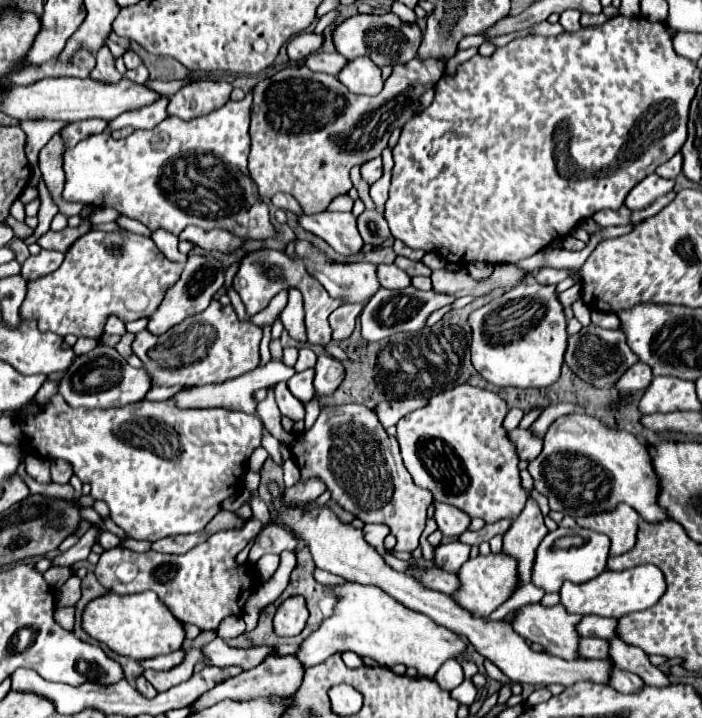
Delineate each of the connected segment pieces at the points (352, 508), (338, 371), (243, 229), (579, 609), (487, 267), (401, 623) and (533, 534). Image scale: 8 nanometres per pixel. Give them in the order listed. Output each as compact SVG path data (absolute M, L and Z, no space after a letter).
M270 394L258 404L256 414L276 440L288 444L302 480L320 478L330 492L330 500L346 512L362 522L386 524L390 534L398 540L394 552L414 552L418 548L426 524L426 510L434 498L428 490L418 488L412 482L402 464L396 438L388 436L386 430L378 426L380 422L376 420L374 410L364 408L362 404L324 406L314 426L300 434L282 428L282 414Z
M318 356L314 370L314 390L318 396L330 396L344 380L344 366L332 356Z
M246 94L244 100L226 102L222 108L206 116L198 116L192 120L168 116L156 128L136 130L122 140L114 140L110 132L94 134L86 140L80 140L74 148L64 152L66 186L62 198L66 202L116 208L120 214L148 226L152 232L162 228L178 236L186 226L192 224L202 230L224 228L234 236L250 240L276 238L278 232L270 220L268 206L258 196L258 188L248 172L250 104L252 96Z
M642 564L636 568L628 568L622 572L614 572L614 570L606 570L600 576L584 582L584 584L574 584L574 582L564 582L564 586L560 588L560 598L562 598L562 606L566 608L566 612L570 614L596 614L596 616L606 616L606 618L622 618L630 612L638 612L638 610L646 610L650 606L654 606L660 596L666 590L666 582L662 576L662 570L656 568L654 564Z
M484 262L466 264L466 268L470 270L470 276L472 276L474 280L484 280L486 276L490 278L490 274L492 274L492 270L494 270L494 266L492 266L492 264L484 264Z
M346 582L342 586L332 586L332 590L338 594L334 614L330 618L324 618L320 628L310 634L310 638L304 640L300 644L300 650L294 654L294 658L298 658L304 668L322 664L328 656L332 656L332 652L352 650L358 656L374 658L380 666L414 666L420 678L434 678L436 670L446 660L458 658L466 650L466 642L462 640L462 636L436 624L426 614L406 608L376 586Z
M528 500L524 510L512 520L510 528L504 534L502 552L518 562L518 584L524 586L530 582L534 554L542 538L548 534L544 526L544 516L534 500Z

